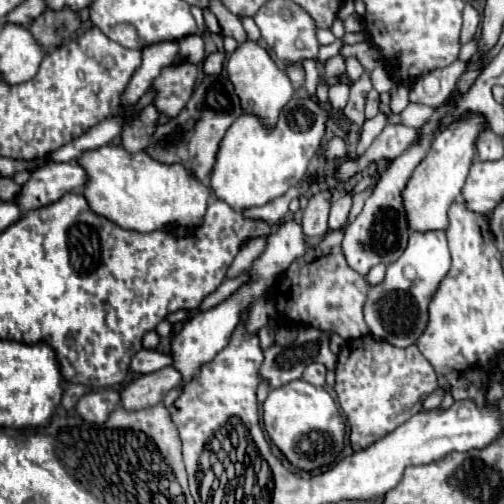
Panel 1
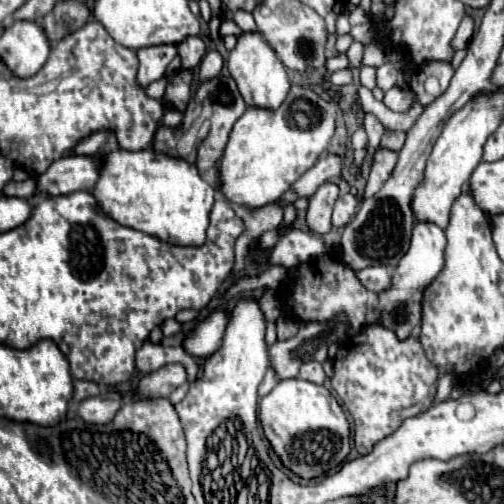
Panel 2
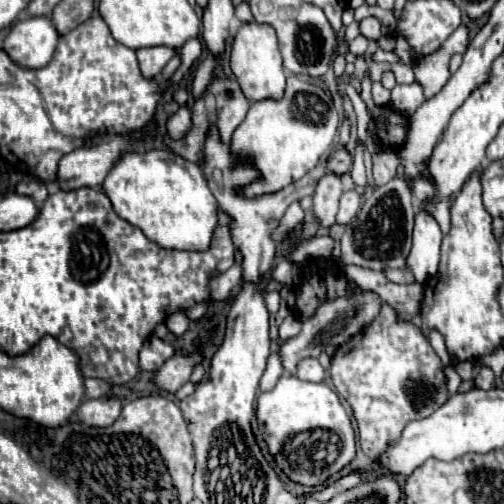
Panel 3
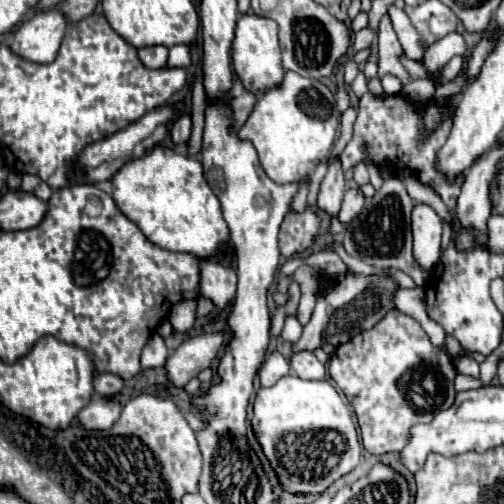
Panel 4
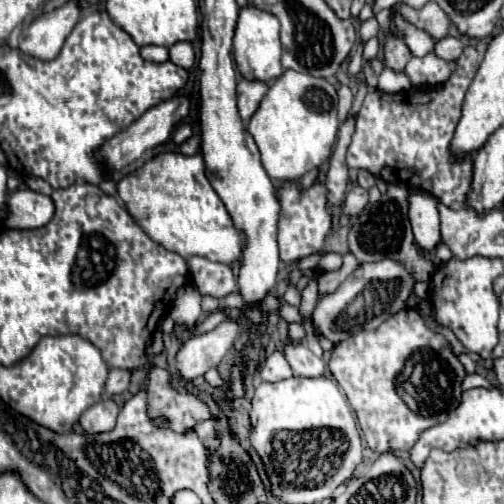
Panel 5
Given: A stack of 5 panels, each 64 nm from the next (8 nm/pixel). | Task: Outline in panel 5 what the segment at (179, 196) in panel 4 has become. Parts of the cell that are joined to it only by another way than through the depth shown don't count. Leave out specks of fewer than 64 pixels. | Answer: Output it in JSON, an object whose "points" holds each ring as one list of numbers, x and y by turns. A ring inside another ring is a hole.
{"points":[[162,152,122,176,116,184,116,192,134,222,166,250,184,258,204,256,222,264,230,264,240,258,244,236,232,226,222,200,210,186,200,152,196,156]]}

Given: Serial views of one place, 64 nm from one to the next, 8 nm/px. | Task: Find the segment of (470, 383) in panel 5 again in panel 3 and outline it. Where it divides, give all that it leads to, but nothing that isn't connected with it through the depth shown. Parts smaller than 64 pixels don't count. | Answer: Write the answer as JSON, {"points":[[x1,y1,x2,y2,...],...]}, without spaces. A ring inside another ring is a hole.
{"points":[[448,364,448,366,444,368,444,376,446,376,446,388,448,388,448,394,454,394,454,392,458,390,458,386,460,386,460,376,458,376,458,372,454,370,452,364]]}

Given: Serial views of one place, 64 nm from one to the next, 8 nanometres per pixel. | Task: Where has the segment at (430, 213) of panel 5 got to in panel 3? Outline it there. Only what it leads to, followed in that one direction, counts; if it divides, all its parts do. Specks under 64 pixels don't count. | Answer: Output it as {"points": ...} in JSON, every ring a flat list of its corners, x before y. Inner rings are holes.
{"points":[[424,210,416,214,416,226,412,236,412,250,406,258,406,268,418,284,424,284,438,272,442,246,442,230,432,216]]}

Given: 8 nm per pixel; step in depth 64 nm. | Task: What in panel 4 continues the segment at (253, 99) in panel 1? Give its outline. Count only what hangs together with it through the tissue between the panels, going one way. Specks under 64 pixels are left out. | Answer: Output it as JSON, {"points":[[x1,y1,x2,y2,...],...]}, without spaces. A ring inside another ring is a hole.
{"points":[[254,14,240,16,236,26,236,38,232,42,232,70,242,80,244,88,256,96,282,86,284,68,282,68,282,56,278,46,278,28,274,20,260,18]]}

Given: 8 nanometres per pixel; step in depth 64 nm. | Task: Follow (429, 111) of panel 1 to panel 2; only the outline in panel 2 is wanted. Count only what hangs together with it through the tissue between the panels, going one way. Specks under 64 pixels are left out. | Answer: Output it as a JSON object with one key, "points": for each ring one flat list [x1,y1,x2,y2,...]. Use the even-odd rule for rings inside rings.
{"points":[[358,88,358,98,362,102,364,112,372,112,388,130,404,130,404,132,410,130,416,124,416,120,420,118,420,114,424,112,424,106,418,102,414,102,410,106,410,110,406,110,406,112,394,112,384,102,374,100,374,96,368,88]]}

